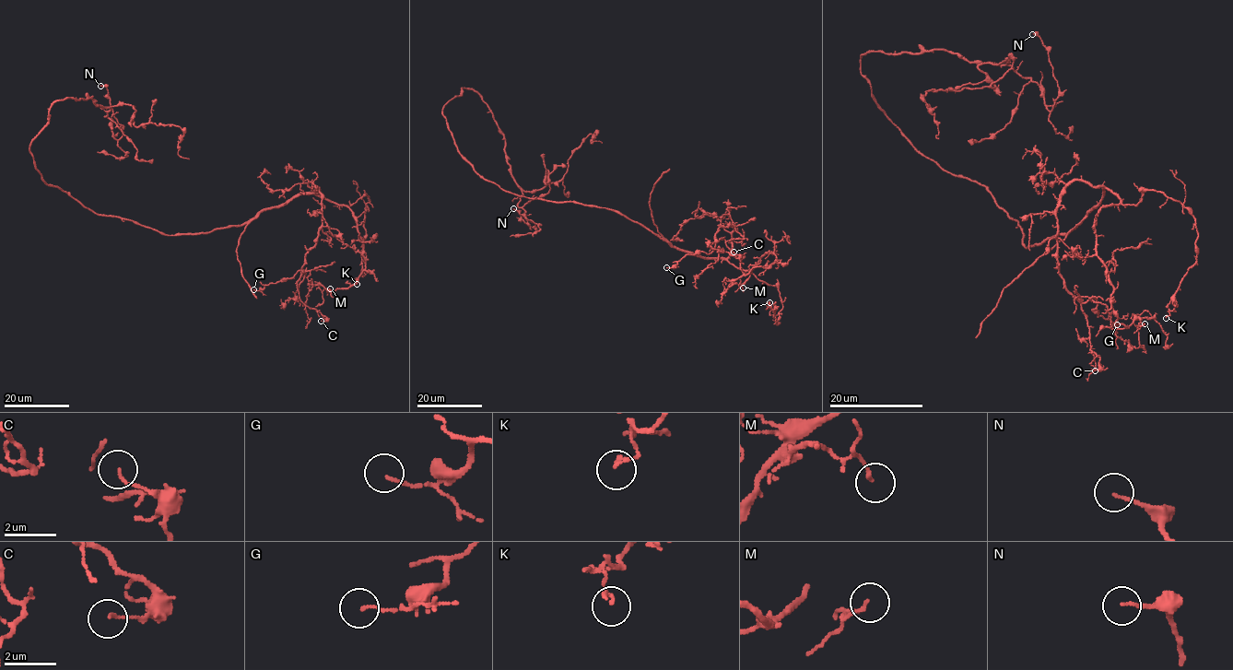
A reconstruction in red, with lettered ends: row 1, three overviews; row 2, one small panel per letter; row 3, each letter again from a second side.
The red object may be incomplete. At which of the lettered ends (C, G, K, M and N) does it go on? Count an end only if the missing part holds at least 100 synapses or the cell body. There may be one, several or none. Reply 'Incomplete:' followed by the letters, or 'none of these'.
Incomplete: none of these

